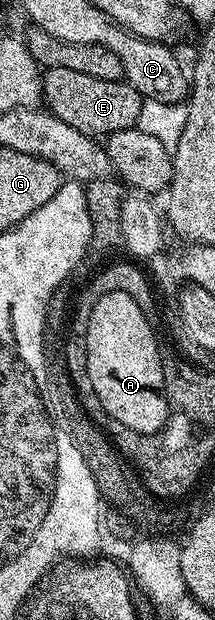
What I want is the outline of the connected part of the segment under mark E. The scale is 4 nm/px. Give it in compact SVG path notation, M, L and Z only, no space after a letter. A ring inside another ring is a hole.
M48 68L43 72L43 94L52 116L92 138L106 138L113 132L136 127L145 101L137 89L122 79L103 81L65 68Z

